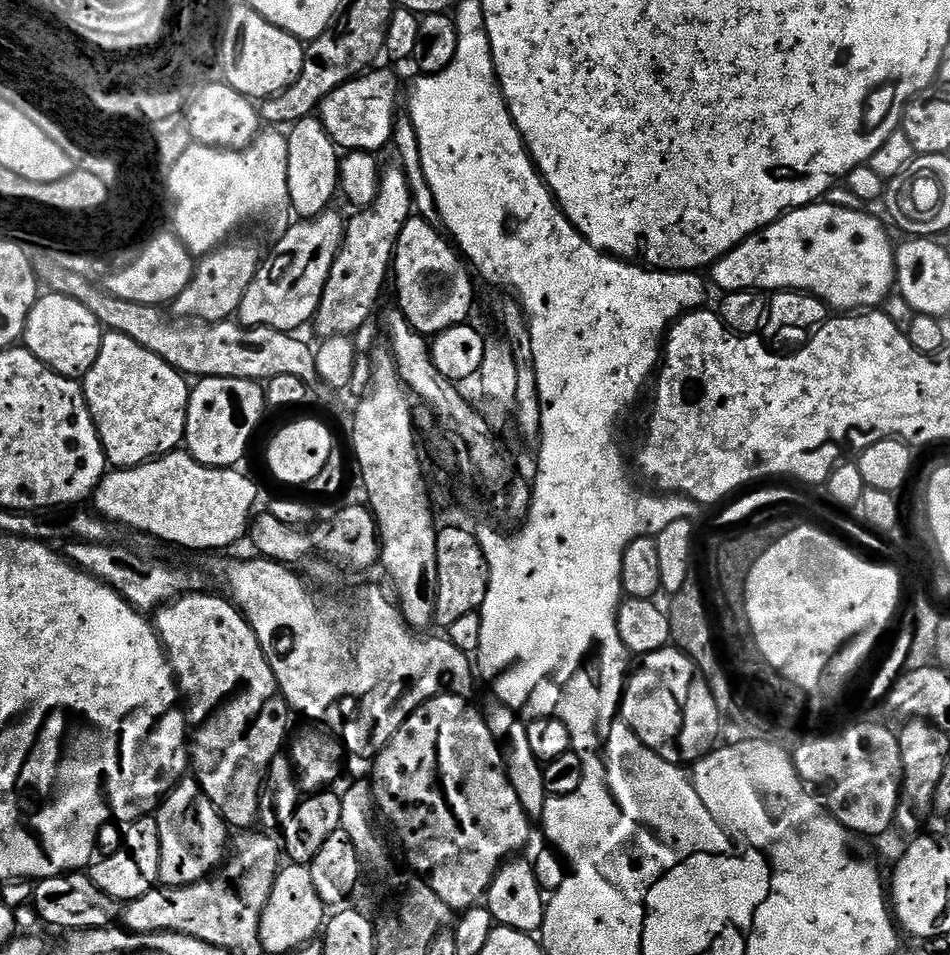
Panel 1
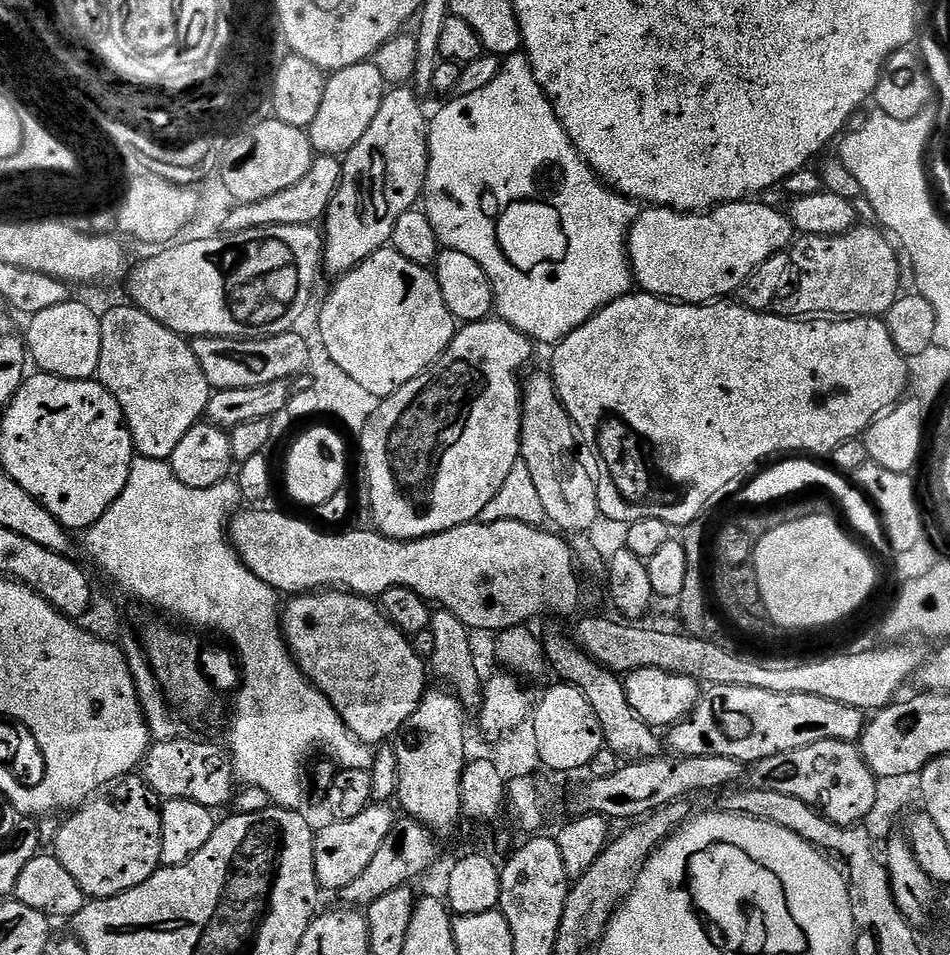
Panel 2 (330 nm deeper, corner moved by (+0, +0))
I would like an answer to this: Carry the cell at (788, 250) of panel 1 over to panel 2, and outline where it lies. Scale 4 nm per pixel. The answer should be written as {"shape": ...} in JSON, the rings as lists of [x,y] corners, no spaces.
{"shape":[[[755,199],[735,200],[719,204],[706,212],[676,212],[672,208],[648,206],[632,222],[628,231],[628,261],[632,263],[632,279],[639,291],[681,304],[707,304],[717,298],[739,293],[742,282],[774,254],[785,251],[793,243],[792,221],[768,204],[756,204]]]}

